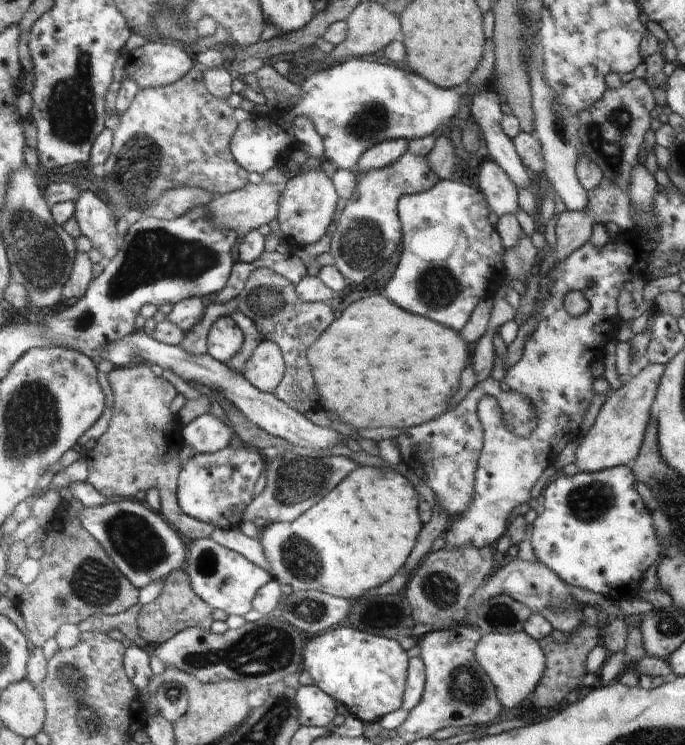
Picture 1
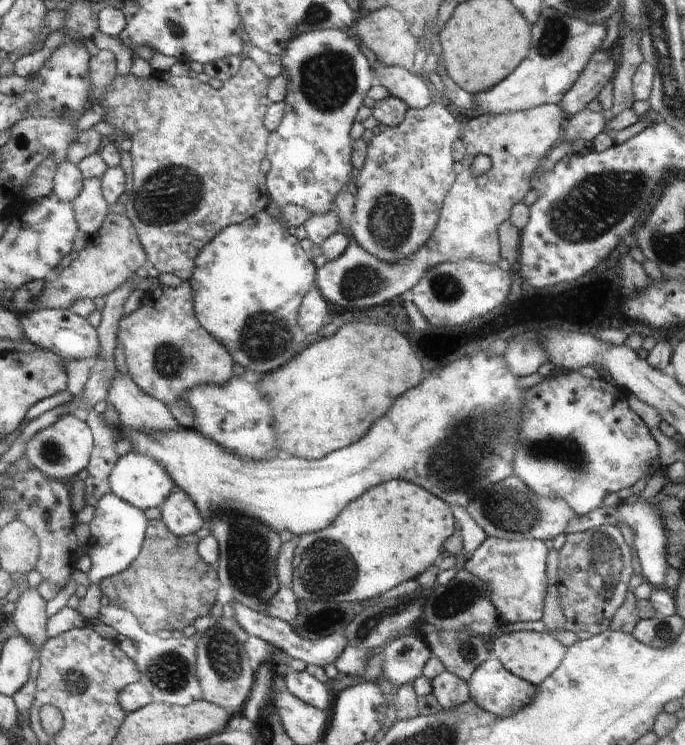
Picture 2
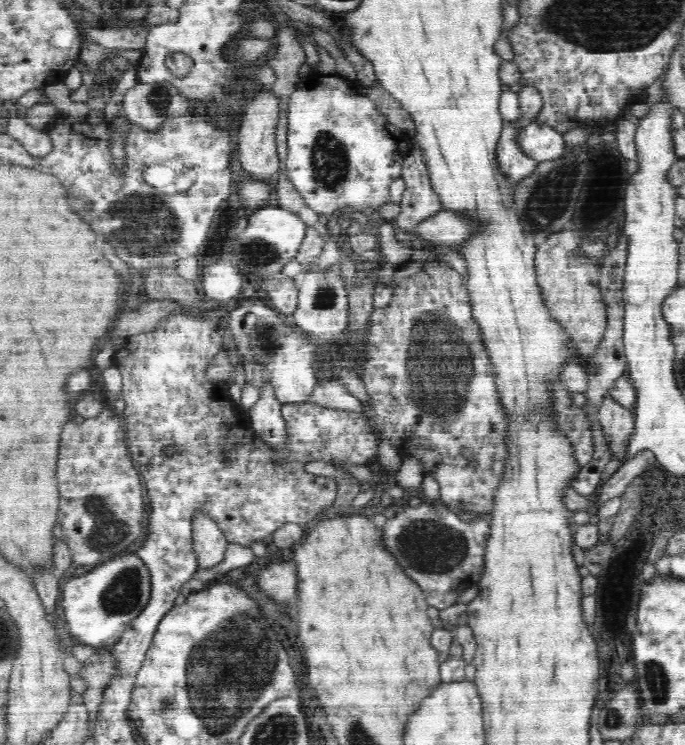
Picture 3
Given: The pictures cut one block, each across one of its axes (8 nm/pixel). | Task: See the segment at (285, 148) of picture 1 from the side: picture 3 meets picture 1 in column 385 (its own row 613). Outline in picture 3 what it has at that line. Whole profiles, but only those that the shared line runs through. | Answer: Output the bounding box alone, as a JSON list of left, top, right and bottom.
[62,553,150,650]

